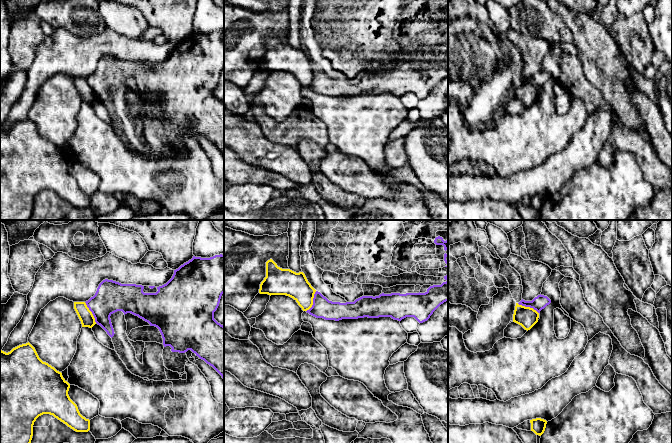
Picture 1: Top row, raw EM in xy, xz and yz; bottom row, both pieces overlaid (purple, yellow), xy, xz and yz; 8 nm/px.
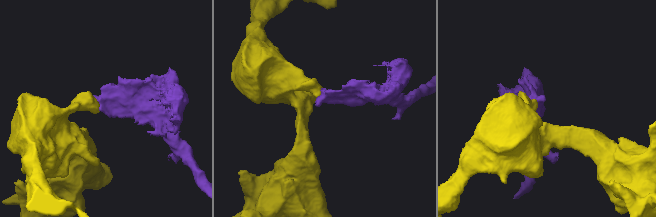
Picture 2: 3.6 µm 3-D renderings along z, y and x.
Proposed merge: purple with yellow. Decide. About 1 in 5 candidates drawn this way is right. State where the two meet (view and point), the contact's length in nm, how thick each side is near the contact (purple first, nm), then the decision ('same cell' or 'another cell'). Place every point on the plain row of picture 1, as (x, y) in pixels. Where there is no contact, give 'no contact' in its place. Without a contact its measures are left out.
xz (313, 77) | 190 nm | 160/200 nm | another cell

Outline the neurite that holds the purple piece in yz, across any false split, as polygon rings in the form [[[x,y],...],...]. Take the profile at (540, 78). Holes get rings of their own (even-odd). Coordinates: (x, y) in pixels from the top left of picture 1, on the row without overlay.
[[[540,70],[537,73],[535,73],[532,77],[525,77],[522,75],[518,80],[525,83],[533,84],[538,89],[540,89],[540,87],[550,79],[551,79],[551,76],[547,72]]]

